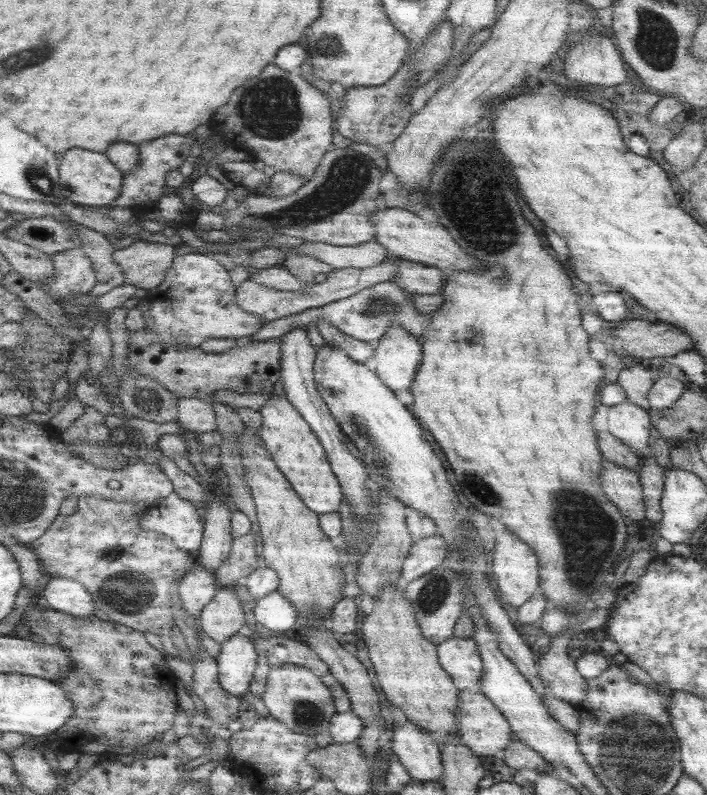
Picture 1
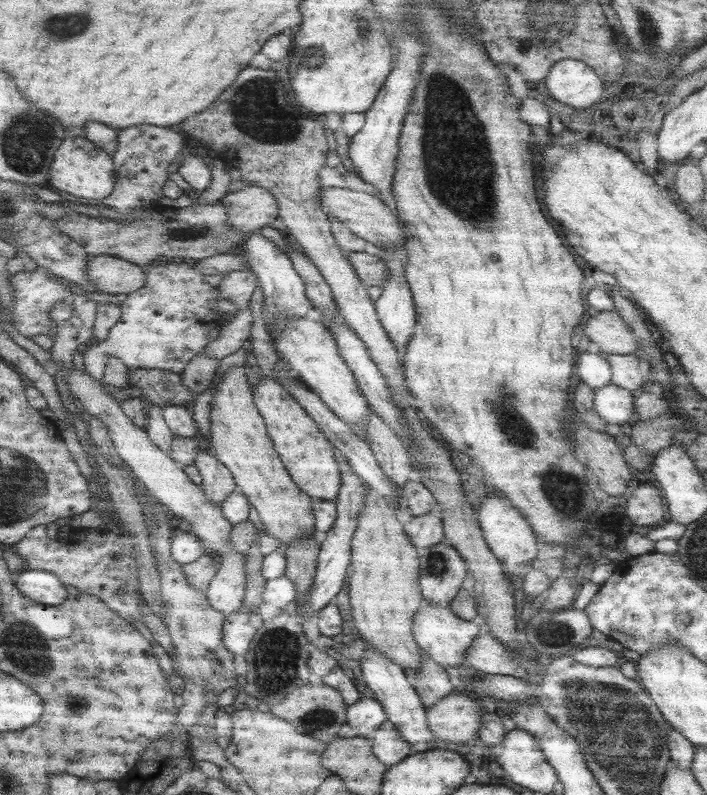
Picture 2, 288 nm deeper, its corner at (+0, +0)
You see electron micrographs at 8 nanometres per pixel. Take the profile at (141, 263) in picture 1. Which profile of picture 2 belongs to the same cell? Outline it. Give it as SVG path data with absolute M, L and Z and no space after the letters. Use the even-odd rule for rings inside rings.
M111 256L89 258L87 280L105 294L131 294L145 286L145 274L139 266Z

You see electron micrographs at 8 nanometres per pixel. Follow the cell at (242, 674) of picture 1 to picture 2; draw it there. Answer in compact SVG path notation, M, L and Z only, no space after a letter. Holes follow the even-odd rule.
M237 612L229 618L225 618L221 632L223 632L221 642L227 648L227 652L231 652L233 656L245 656L257 630L249 624L247 612Z

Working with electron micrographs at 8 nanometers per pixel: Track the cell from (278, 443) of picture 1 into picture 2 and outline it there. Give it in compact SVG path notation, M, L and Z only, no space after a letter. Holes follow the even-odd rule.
M253 354L247 356L247 366L253 366L257 374L261 376L257 388L253 390L253 400L255 408L259 410L259 416L265 422L267 436L273 442L273 448L279 456L281 466L287 470L291 482L301 490L311 502L313 518L315 518L315 544L319 546L327 532L331 530L337 510L335 510L335 498L339 492L339 472L337 472L337 462L335 462L335 448L329 444L329 440L319 432L319 426L315 420L301 408L301 404L277 382L265 378L261 374L261 368L257 366Z

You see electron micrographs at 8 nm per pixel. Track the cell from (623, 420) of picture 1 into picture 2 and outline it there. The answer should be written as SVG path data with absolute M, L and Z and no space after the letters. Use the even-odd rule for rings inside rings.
M613 384L593 392L593 410L605 424L629 428L635 422L635 398L629 390Z

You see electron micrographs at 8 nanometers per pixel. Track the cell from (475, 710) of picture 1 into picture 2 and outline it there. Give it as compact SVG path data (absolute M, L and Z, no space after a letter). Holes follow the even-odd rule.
M453 692L449 696L445 696L443 700L439 700L439 704L433 704L431 708L427 708L427 726L431 730L431 742L427 744L427 748L431 746L431 750L439 750L441 742L447 744L479 744L479 728L481 728L481 720L483 720L483 708L479 704L479 698L473 698L465 692Z

